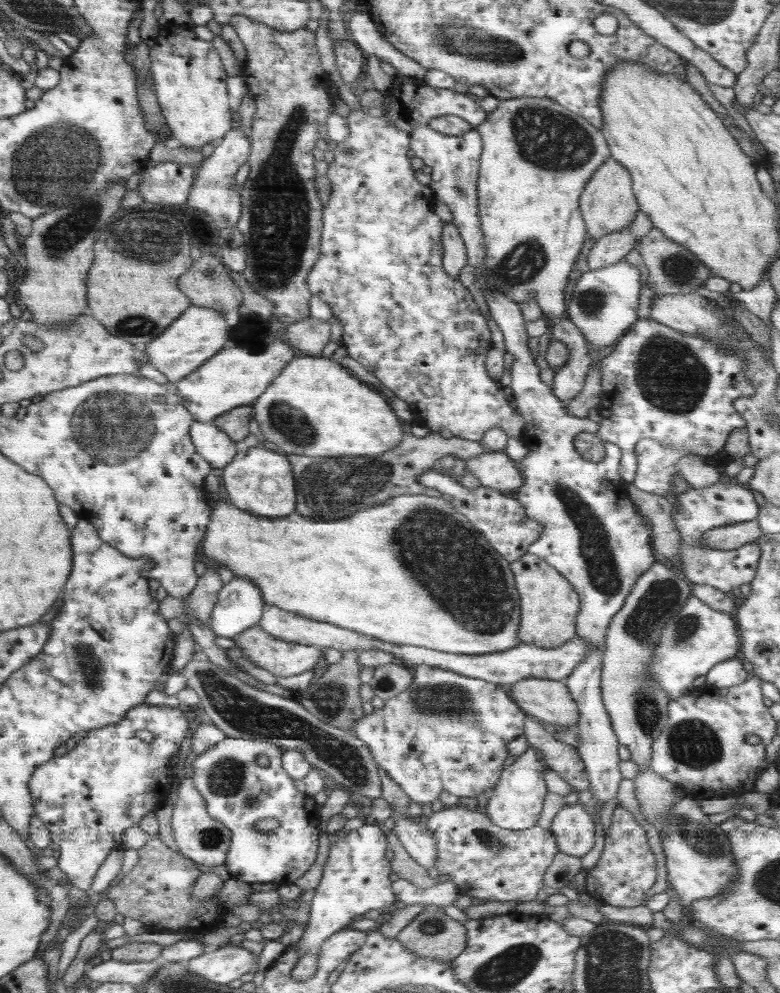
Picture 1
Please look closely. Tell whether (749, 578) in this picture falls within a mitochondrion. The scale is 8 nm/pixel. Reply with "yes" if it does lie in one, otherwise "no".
no

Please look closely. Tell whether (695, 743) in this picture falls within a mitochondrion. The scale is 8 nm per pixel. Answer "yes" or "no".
yes

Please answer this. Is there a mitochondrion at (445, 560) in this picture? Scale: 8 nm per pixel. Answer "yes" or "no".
yes

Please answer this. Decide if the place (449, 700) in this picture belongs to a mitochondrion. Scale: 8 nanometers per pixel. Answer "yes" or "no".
yes

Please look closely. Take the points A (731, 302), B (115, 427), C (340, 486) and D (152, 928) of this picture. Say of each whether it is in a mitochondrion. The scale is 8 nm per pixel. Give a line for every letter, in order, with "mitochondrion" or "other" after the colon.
A: other
B: mitochondrion
C: mitochondrion
D: other

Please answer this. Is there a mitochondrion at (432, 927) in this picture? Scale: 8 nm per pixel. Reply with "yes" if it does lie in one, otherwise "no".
yes

